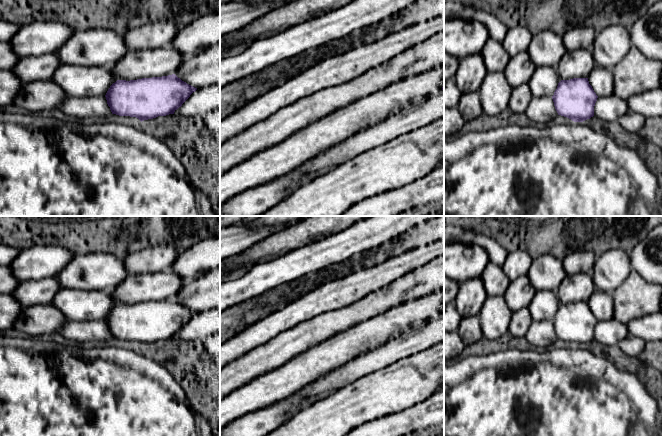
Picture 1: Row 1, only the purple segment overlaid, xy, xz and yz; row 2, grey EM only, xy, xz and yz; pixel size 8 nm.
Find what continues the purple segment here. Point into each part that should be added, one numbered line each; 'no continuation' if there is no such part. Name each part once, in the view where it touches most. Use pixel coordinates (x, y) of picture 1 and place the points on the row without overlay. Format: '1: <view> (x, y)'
no continuation

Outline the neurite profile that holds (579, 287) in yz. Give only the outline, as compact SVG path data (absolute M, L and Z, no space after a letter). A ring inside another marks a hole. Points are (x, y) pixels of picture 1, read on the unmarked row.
M585 273L567 275L558 287L557 297L561 304L588 302L595 289L592 276Z

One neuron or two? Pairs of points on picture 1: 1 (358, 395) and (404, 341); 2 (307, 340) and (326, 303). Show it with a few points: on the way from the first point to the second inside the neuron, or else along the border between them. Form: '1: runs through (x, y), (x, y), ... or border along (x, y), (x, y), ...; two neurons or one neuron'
1: border along (402, 358), (359, 377); two neurons
2: border along (344, 307), (336, 307), (318, 313), (300, 323); two neurons

